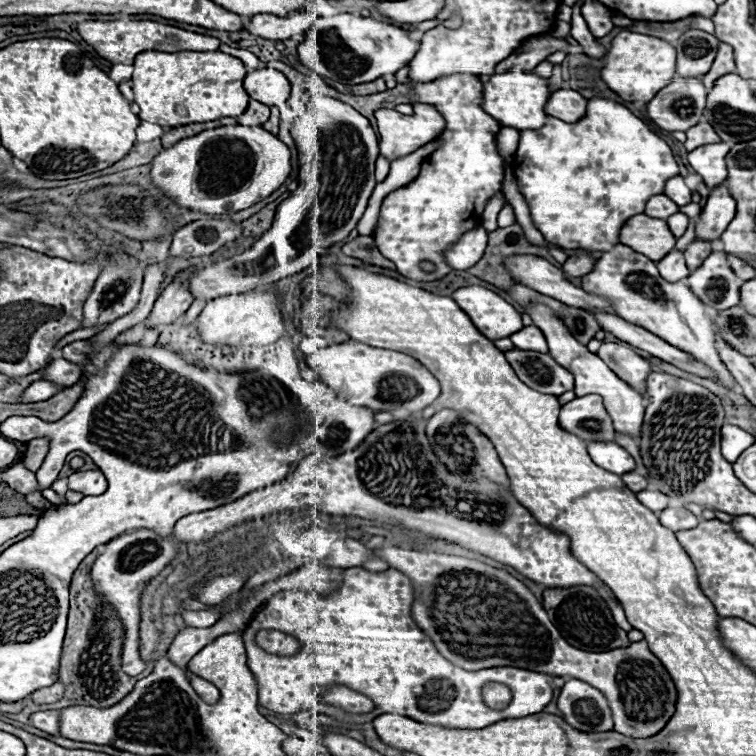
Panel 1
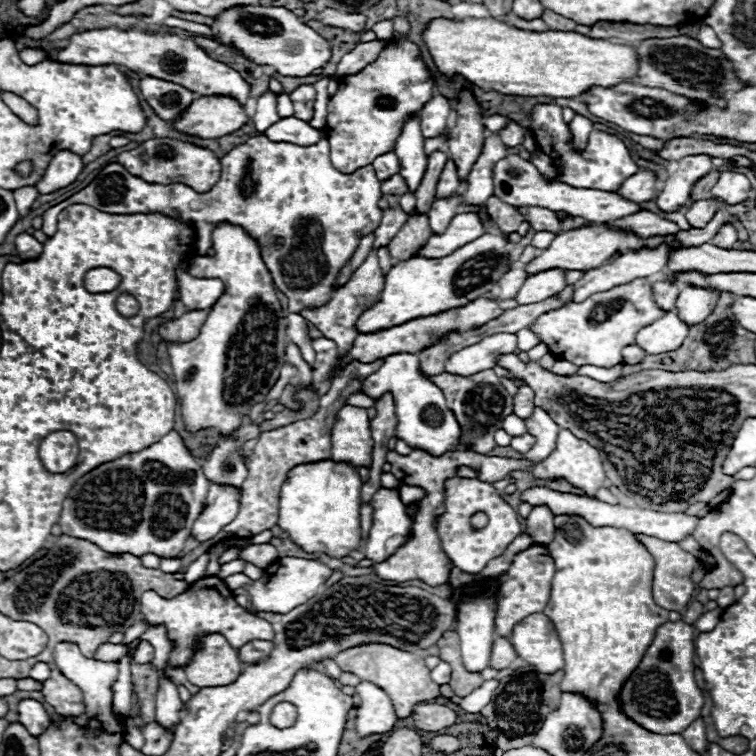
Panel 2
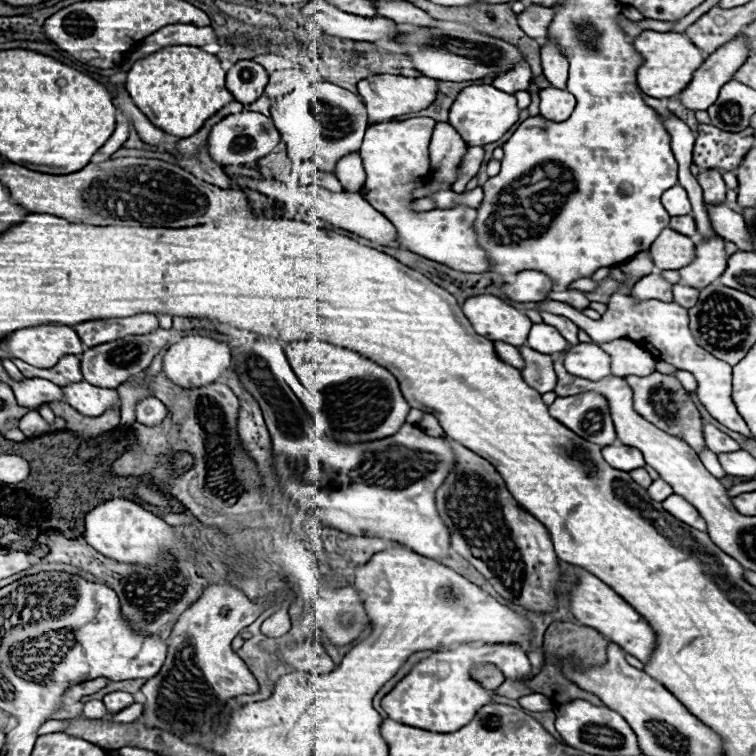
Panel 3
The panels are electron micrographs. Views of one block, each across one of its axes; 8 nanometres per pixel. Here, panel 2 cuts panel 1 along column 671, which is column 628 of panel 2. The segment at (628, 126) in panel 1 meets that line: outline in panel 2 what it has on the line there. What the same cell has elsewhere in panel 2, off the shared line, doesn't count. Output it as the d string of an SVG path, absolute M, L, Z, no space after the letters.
M554 102L550 104L536 104L530 112L530 122L528 128L534 134L536 146L540 152L544 152L546 156L550 156L556 164L558 170L558 180L566 182L568 186L574 188L596 188L596 190L618 190L622 186L622 182L630 176L634 176L640 168L634 162L628 146L614 134L606 134L600 130L592 130L588 144L584 148L584 152L576 152L572 146L572 132L568 128L568 124L562 118L562 108Z

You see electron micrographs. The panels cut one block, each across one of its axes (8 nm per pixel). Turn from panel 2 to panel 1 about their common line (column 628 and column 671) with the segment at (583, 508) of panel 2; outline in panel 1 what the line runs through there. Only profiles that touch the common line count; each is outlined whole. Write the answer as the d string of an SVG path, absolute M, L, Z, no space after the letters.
M678 506L678 508L666 508L666 510L660 512L658 518L660 518L662 526L666 526L666 528L670 528L674 532L684 530L684 528L694 528L698 524L698 518L690 510L682 508L682 506Z

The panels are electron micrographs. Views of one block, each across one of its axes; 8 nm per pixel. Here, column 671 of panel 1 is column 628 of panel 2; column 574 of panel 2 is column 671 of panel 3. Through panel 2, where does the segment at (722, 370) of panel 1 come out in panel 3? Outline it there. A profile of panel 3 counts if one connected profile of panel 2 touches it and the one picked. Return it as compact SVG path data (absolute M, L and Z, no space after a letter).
M646 252L636 254L634 258L630 258L628 262L620 264L620 270L624 272L626 280L622 280L620 288L610 296L608 302L608 310L602 314L600 320L593 320L585 316L580 311L572 307L564 307L562 302L554 302L554 300L546 300L540 304L538 310L546 310L552 314L560 314L574 322L578 328L582 328L584 332L588 332L588 336L592 338L592 342L600 344L600 342L610 342L616 338L630 338L638 344L642 344L644 350L648 350L654 358L668 362L672 366L676 366L678 370L688 370L696 376L698 380L698 398L700 402L706 406L706 410L726 428L740 432L744 436L752 436L746 422L742 420L742 416L738 414L734 402L732 402L732 366L712 358L712 354L708 354L706 350L702 350L690 328L688 328L688 308L678 306L676 302L660 302L660 300L640 300L636 302L630 294L634 284L644 278L644 274L650 274L654 270L654 262Z

